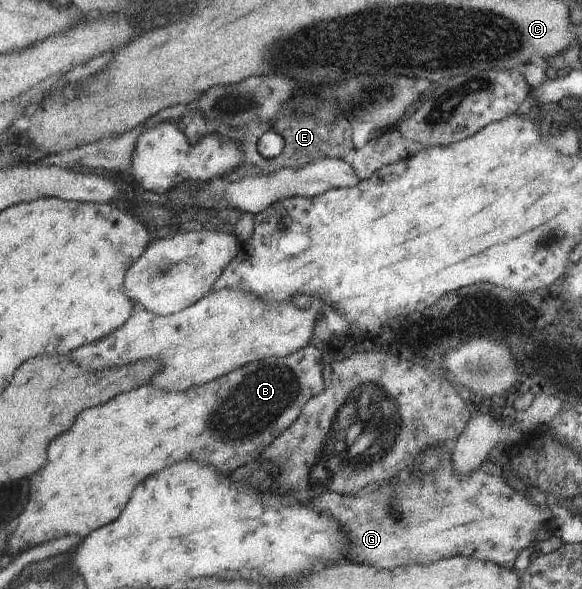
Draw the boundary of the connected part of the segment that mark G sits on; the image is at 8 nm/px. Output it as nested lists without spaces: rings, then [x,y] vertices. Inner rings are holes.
[[[448,442],[444,445],[440,443],[440,447],[436,449],[441,451],[440,457],[443,457],[439,467],[418,482],[389,484],[363,497],[325,493],[306,502],[302,501],[307,508],[333,517],[338,522],[349,538],[345,551],[348,561],[344,562],[375,566],[379,570],[393,570],[413,565],[430,565],[440,560],[464,556],[492,562],[514,571],[514,562],[519,553],[536,546],[538,531],[553,517],[548,506],[542,509],[534,503],[528,491],[514,490],[504,478],[500,479],[502,465],[496,465],[487,459],[475,472],[465,476],[466,479],[460,479],[451,462],[451,445]]]

